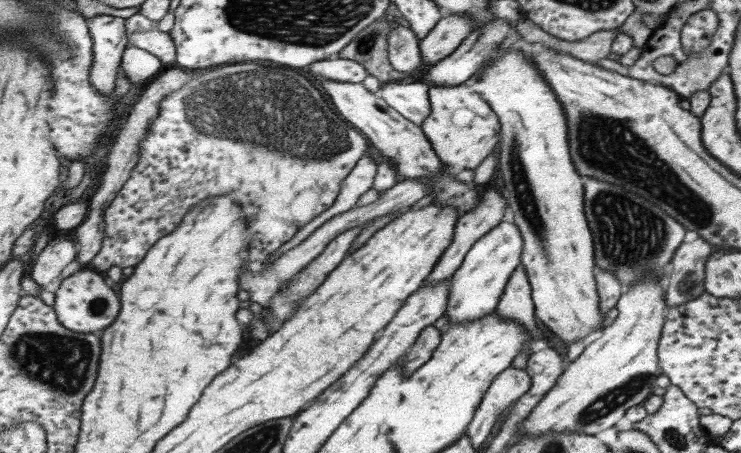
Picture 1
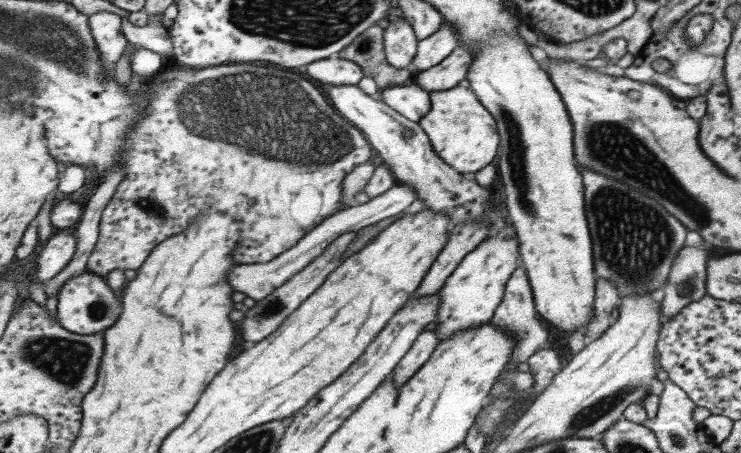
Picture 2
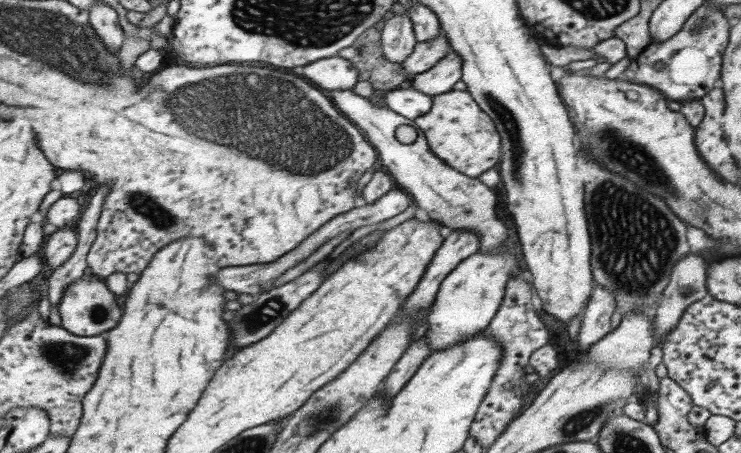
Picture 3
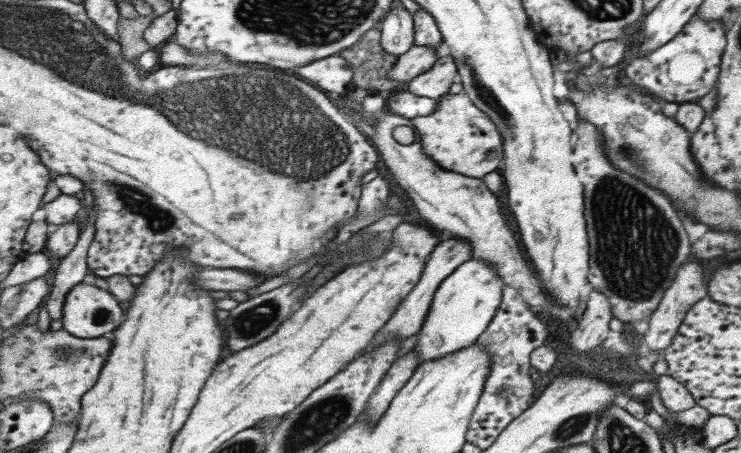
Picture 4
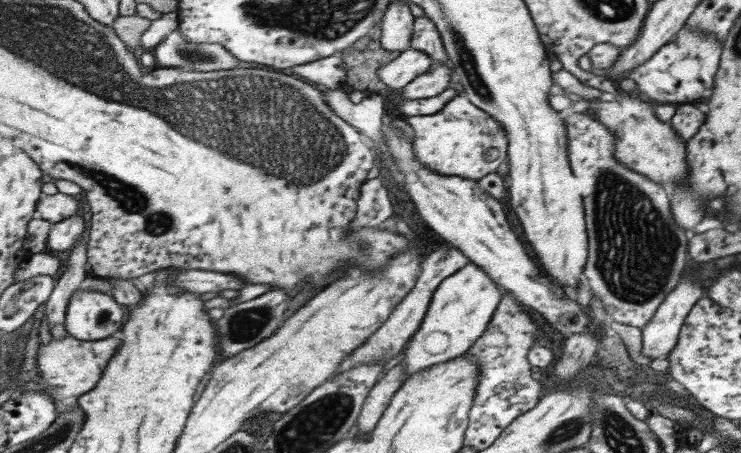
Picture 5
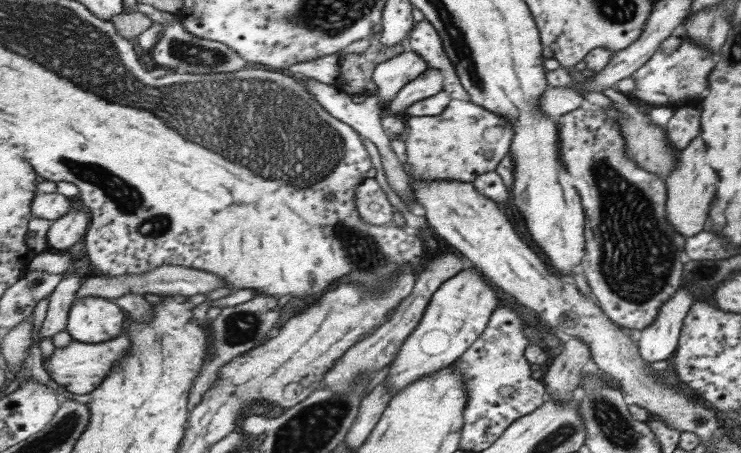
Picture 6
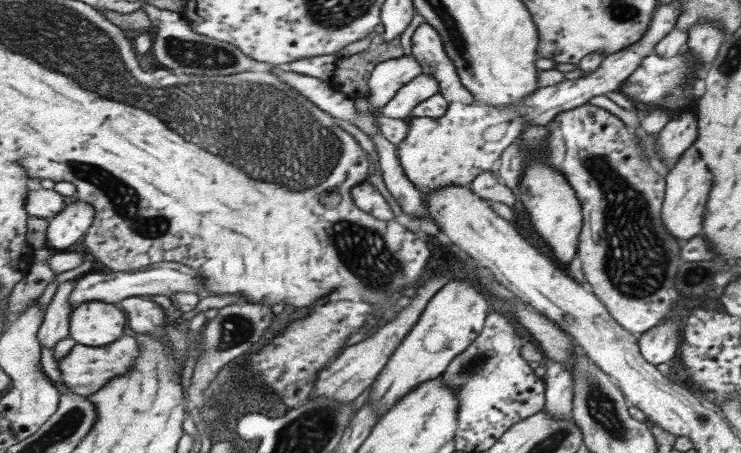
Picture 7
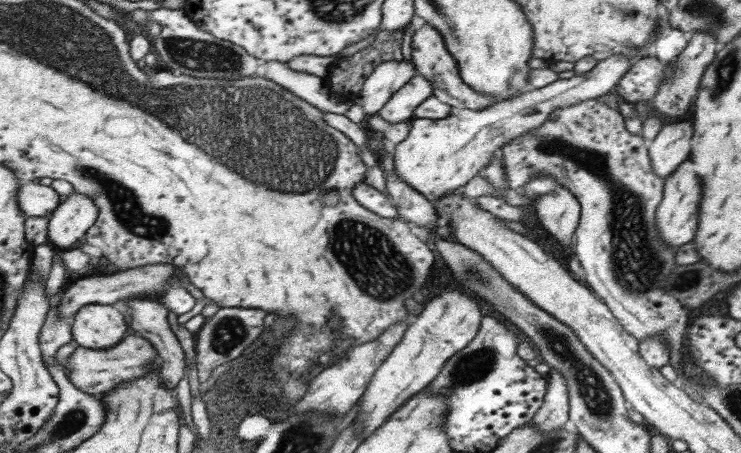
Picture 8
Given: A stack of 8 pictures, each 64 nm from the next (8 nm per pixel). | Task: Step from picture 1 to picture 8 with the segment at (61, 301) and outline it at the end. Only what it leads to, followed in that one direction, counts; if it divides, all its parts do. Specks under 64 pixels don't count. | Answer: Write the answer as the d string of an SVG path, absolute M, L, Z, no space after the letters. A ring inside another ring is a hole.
M87 304L71 323L74 340L85 348L113 348L129 332L121 310L107 304Z

